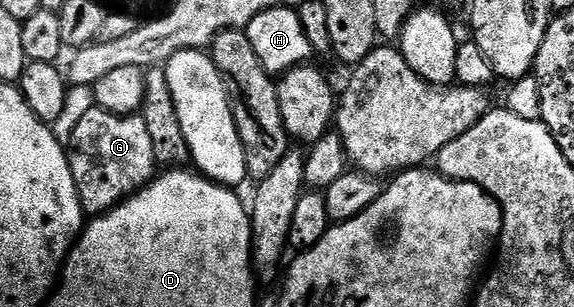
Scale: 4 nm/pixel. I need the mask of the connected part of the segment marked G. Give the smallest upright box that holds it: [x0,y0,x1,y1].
[67,106,159,218]

